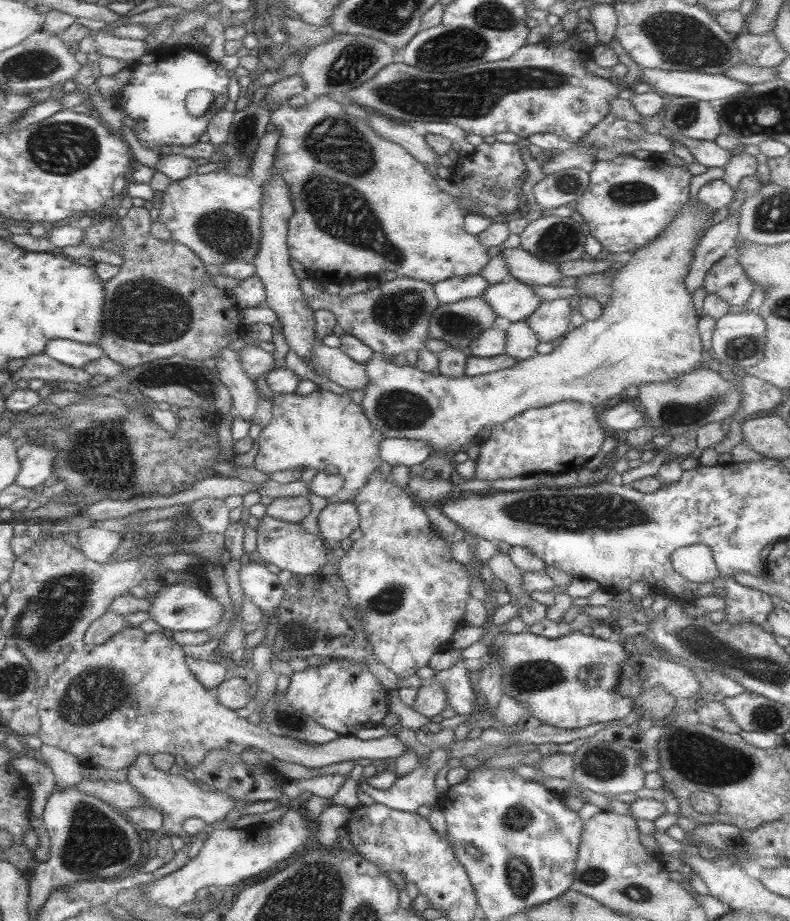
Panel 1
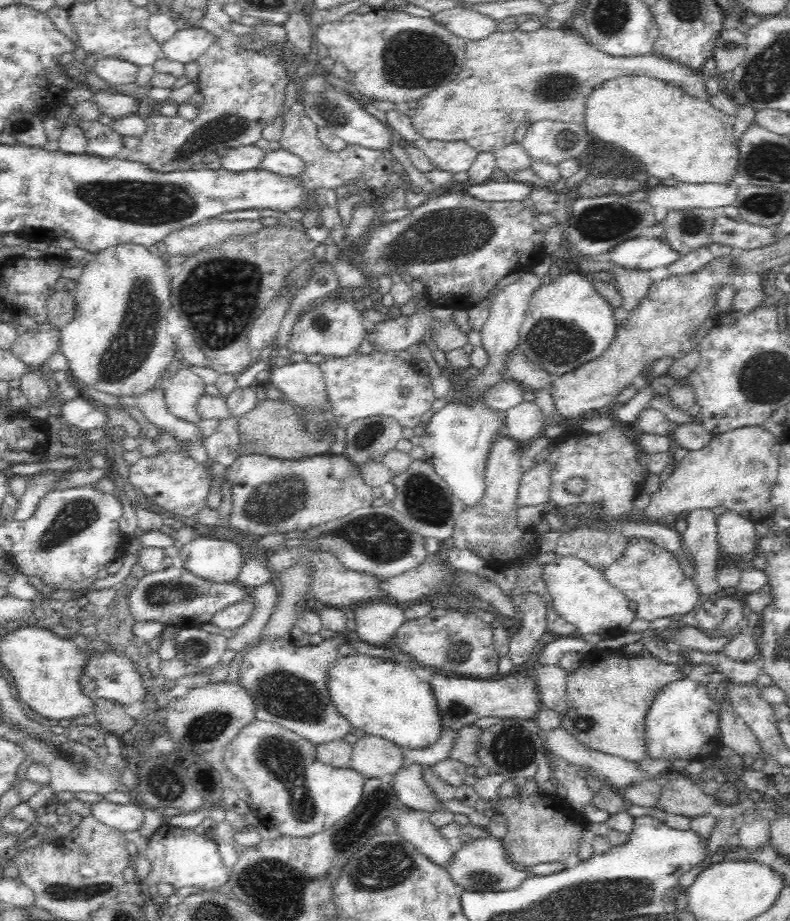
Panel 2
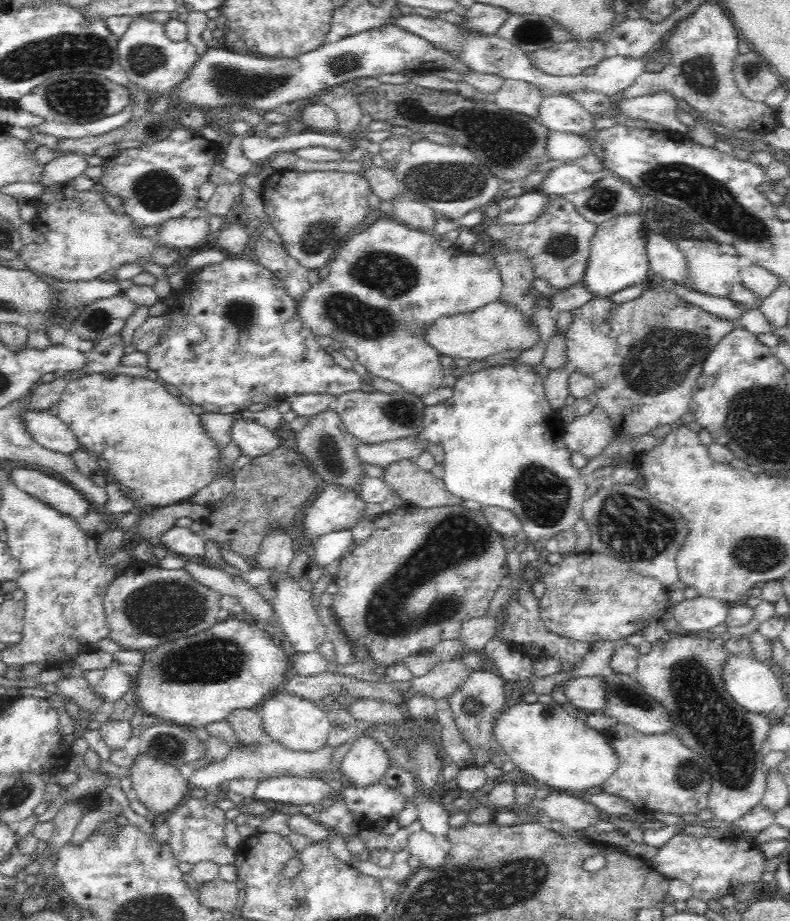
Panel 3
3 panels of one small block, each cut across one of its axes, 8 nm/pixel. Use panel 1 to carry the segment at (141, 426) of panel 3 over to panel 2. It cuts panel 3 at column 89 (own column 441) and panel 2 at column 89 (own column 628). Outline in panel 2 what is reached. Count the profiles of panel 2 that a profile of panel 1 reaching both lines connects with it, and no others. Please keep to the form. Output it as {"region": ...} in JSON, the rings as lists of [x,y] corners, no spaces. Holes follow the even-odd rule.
{"region":[[[118,244],[104,248],[104,252],[98,252],[94,260],[84,262],[84,270],[74,290],[74,320],[60,332],[60,350],[66,356],[74,378],[118,398],[138,398],[158,384],[178,352],[176,340],[168,334],[166,318],[172,314],[172,280],[166,278],[166,268],[166,262],[142,244]]]}

